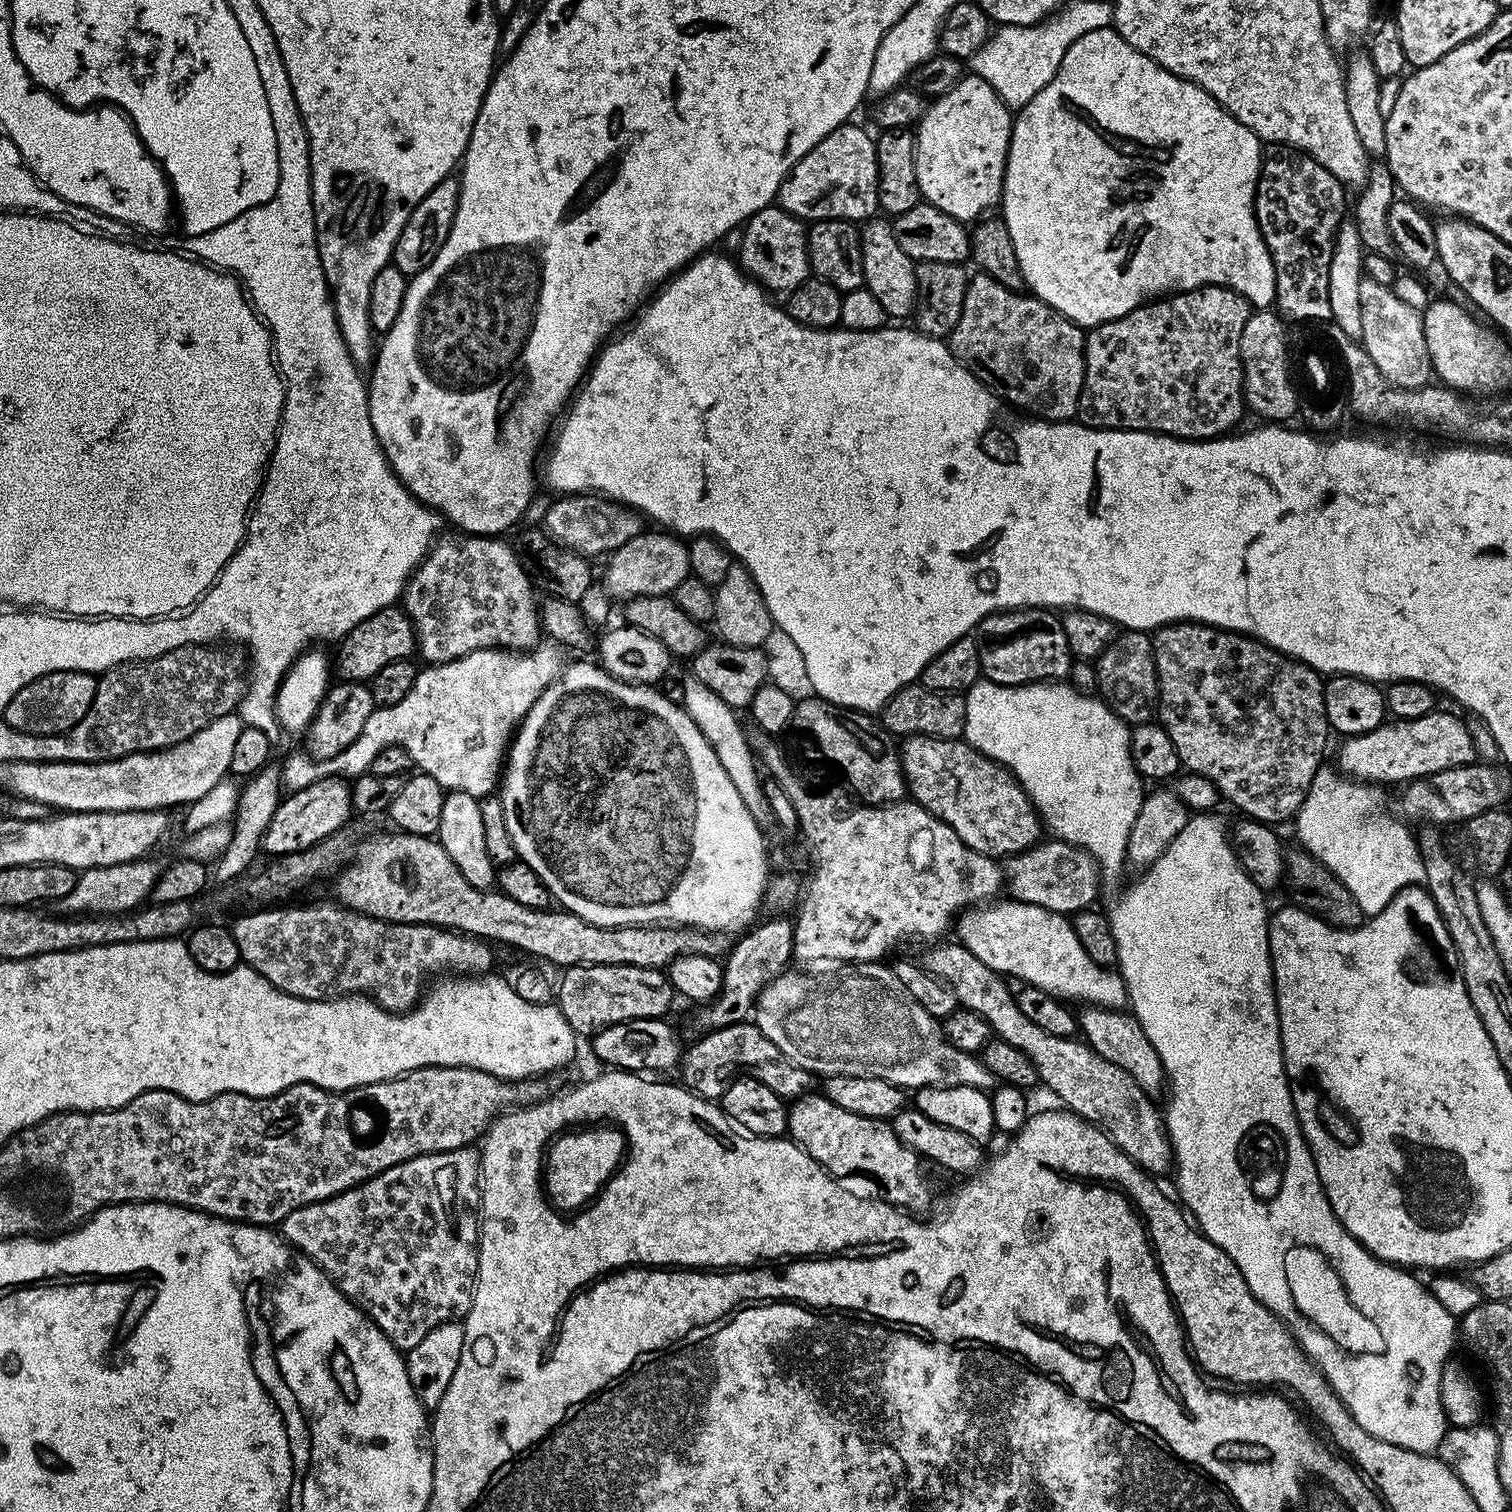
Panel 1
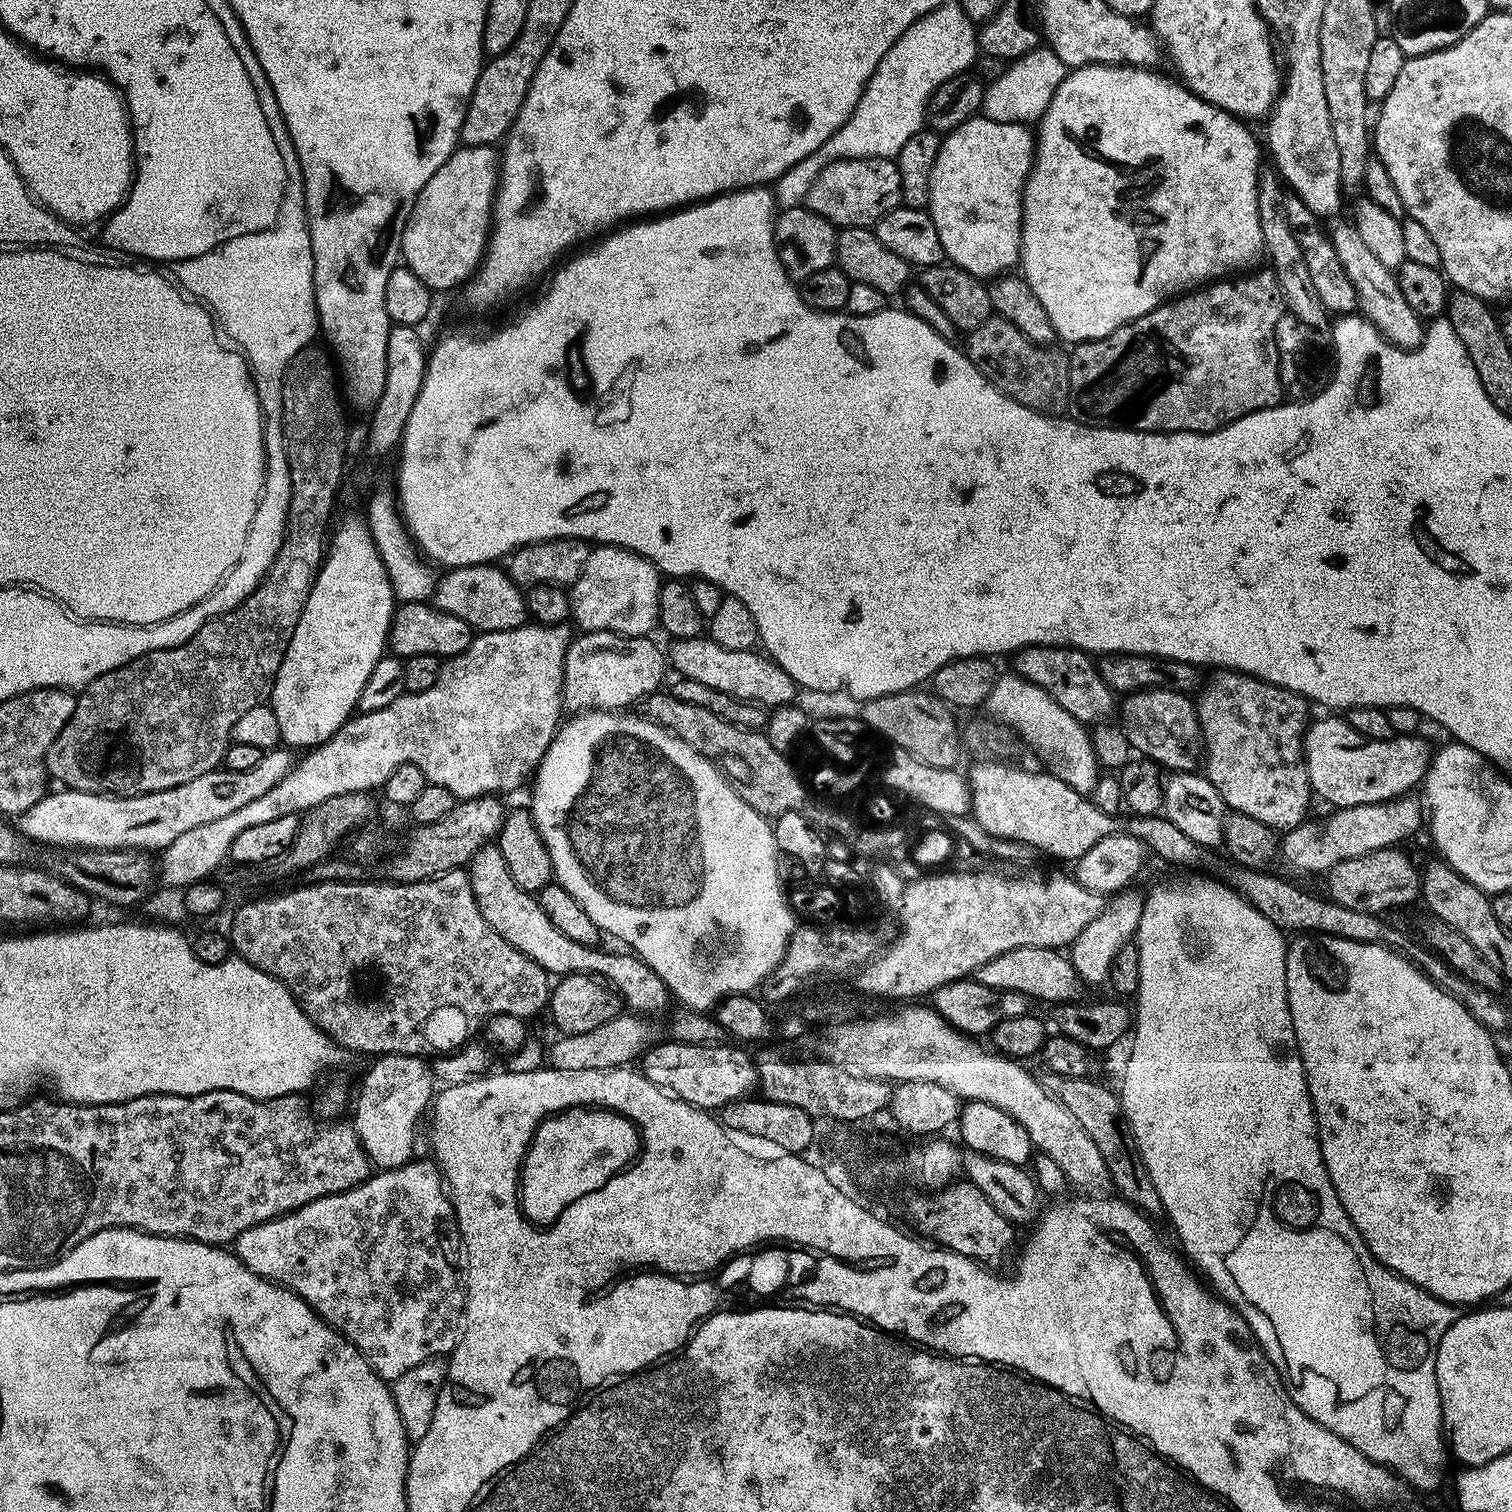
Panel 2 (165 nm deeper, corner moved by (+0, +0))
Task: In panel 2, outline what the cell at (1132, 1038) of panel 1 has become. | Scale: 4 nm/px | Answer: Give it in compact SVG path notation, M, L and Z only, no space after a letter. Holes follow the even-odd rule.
M1018 946L1014 950L1006 950L977 968L974 978L982 986L995 988L999 993L1020 992L1033 1001L1072 1002L1077 999L1076 991L1082 988L1071 959L1063 951L1042 946Z

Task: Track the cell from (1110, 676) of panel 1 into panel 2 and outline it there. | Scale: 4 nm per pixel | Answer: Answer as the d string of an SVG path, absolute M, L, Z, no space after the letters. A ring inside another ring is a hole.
M1139 688L1118 704L1118 723L1133 753L1173 773L1193 771L1202 760L1202 733L1191 695L1169 688Z

